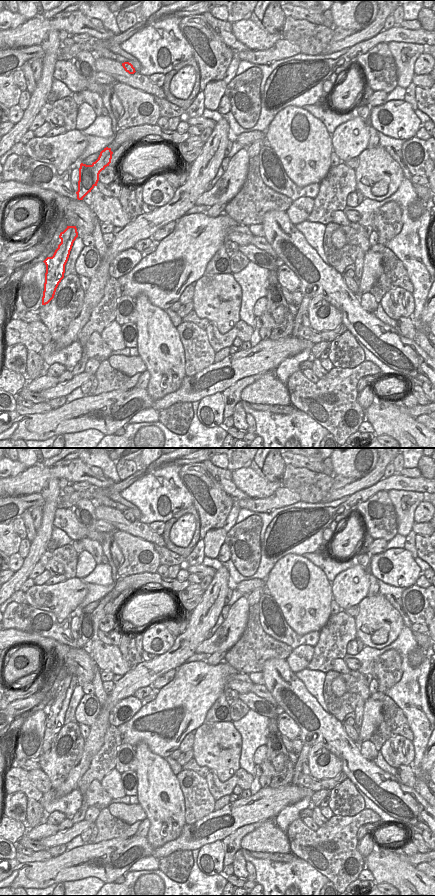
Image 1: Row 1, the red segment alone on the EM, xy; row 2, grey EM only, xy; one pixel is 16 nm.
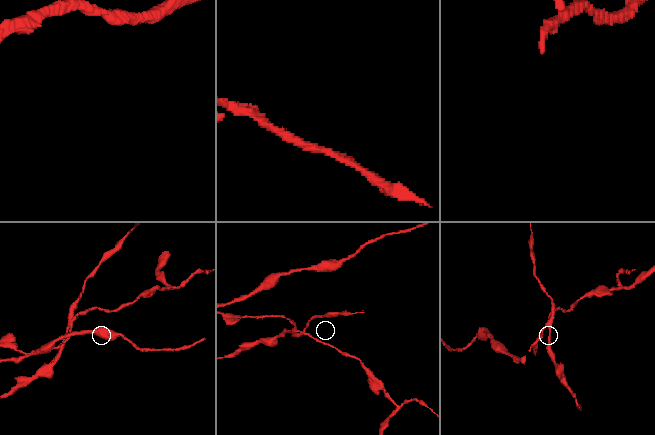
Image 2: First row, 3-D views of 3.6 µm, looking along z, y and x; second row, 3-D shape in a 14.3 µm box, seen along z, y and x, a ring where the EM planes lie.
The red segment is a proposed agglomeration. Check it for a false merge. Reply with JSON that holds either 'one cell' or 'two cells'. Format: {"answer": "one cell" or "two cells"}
{"answer": "two cells"}

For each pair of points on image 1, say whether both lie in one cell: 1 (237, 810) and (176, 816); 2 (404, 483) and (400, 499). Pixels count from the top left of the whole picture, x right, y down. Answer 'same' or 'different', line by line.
1: different
2: different

